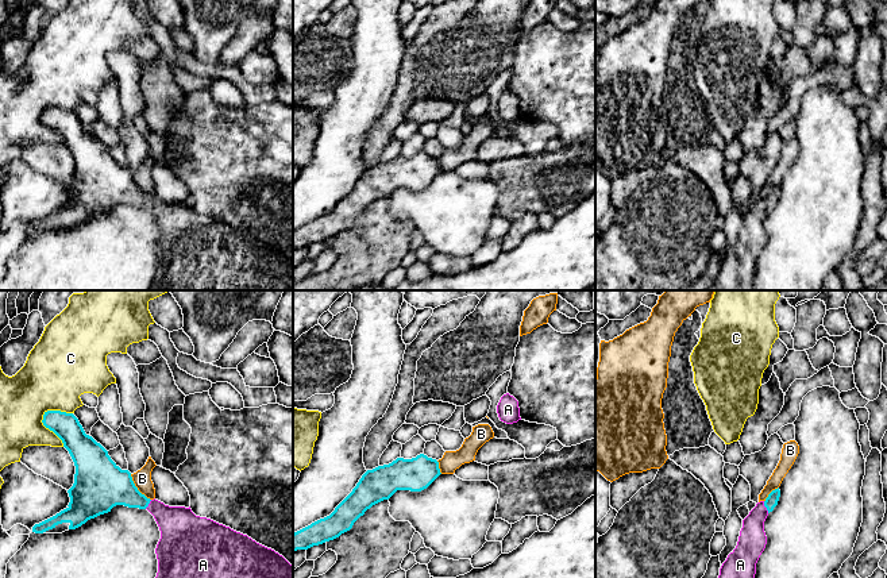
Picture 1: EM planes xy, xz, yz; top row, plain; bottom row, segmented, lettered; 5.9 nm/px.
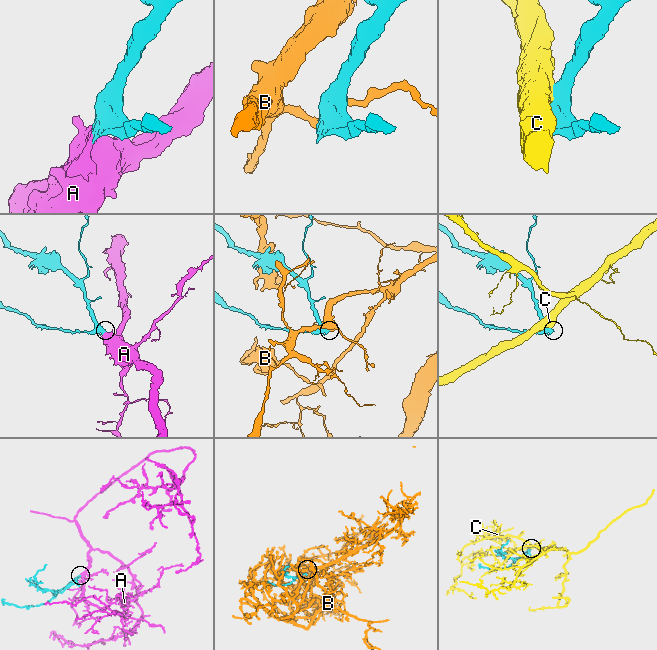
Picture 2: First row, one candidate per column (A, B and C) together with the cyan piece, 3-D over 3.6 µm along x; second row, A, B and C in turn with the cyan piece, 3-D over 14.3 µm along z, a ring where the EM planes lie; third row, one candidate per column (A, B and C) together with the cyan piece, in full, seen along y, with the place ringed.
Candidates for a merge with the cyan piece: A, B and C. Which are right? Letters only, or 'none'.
A

